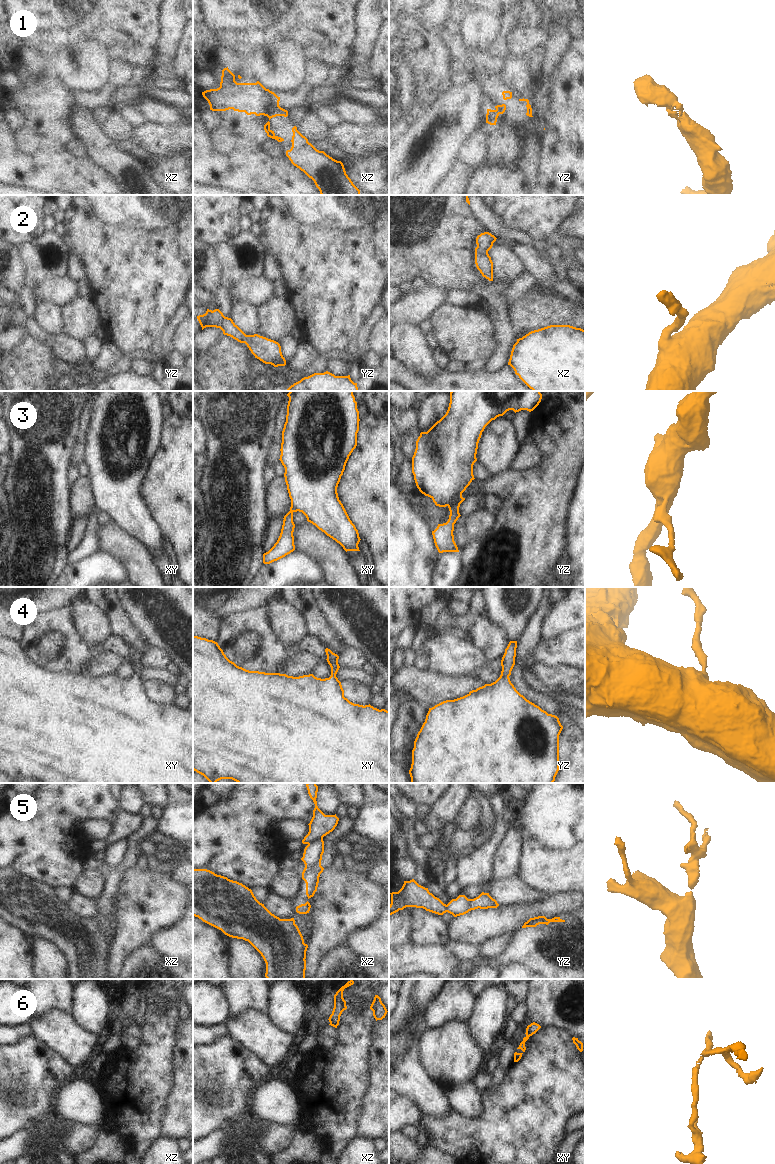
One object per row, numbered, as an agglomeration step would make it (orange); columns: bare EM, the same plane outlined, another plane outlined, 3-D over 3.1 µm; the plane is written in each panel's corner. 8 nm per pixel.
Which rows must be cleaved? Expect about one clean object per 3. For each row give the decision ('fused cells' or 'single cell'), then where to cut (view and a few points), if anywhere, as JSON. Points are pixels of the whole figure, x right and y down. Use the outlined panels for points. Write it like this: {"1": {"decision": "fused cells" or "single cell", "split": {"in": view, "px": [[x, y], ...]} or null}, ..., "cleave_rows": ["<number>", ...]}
{"1": {"decision": "fused cells", "split": {"in": "xz", "px": [[279, 106], [268, 117]]}}, "2": {"decision": "single cell", "split": null}, "3": {"decision": "single cell", "split": null}, "4": {"decision": "single cell", "split": null}, "5": {"decision": "fused cells", "split": {"in": "xz", "px": [[322, 838], [308, 844]]}}, "6": {"decision": "fused cells", "split": {"in": "xy", "px": [[526, 1032], [529, 1036]]}}, "cleave_rows": ["1", "5", "6"]}

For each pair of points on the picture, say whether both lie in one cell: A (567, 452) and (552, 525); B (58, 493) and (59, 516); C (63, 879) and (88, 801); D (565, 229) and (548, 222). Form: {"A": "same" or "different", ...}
{"A": "same", "B": "same", "C": "same", "D": "different"}

